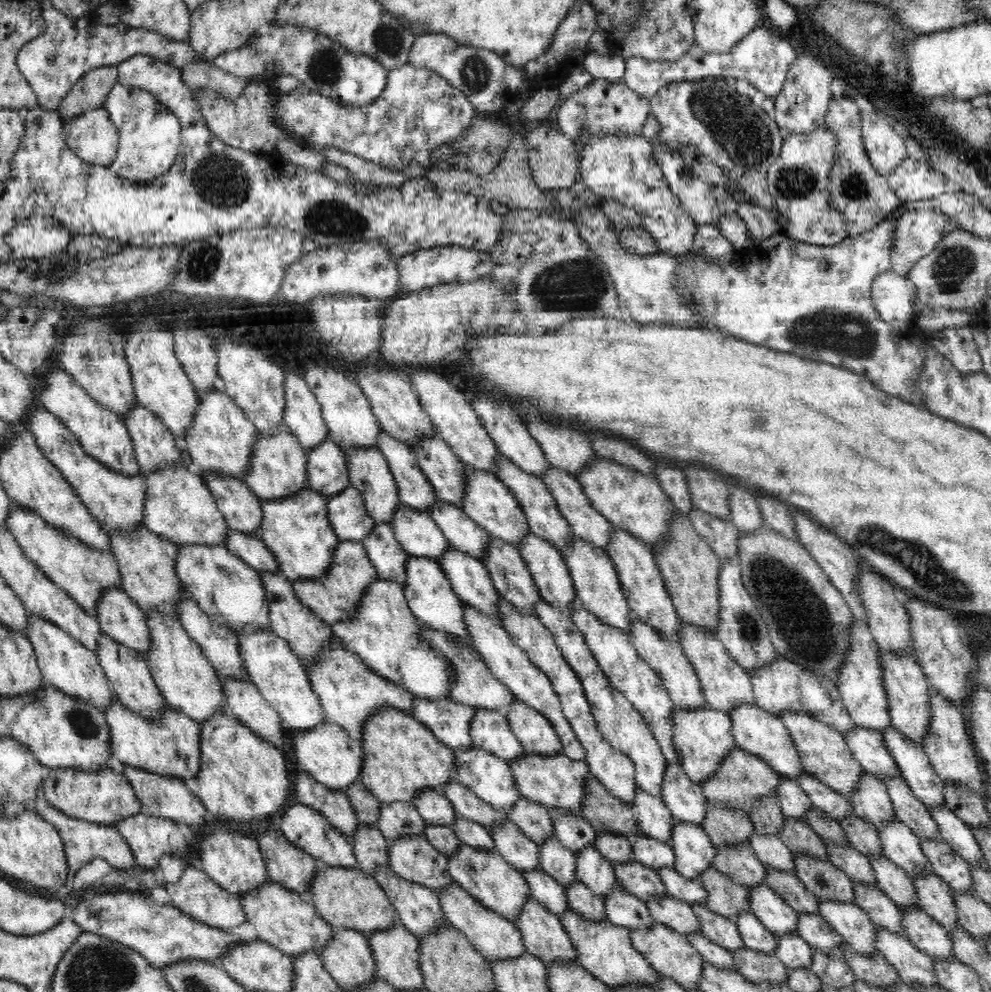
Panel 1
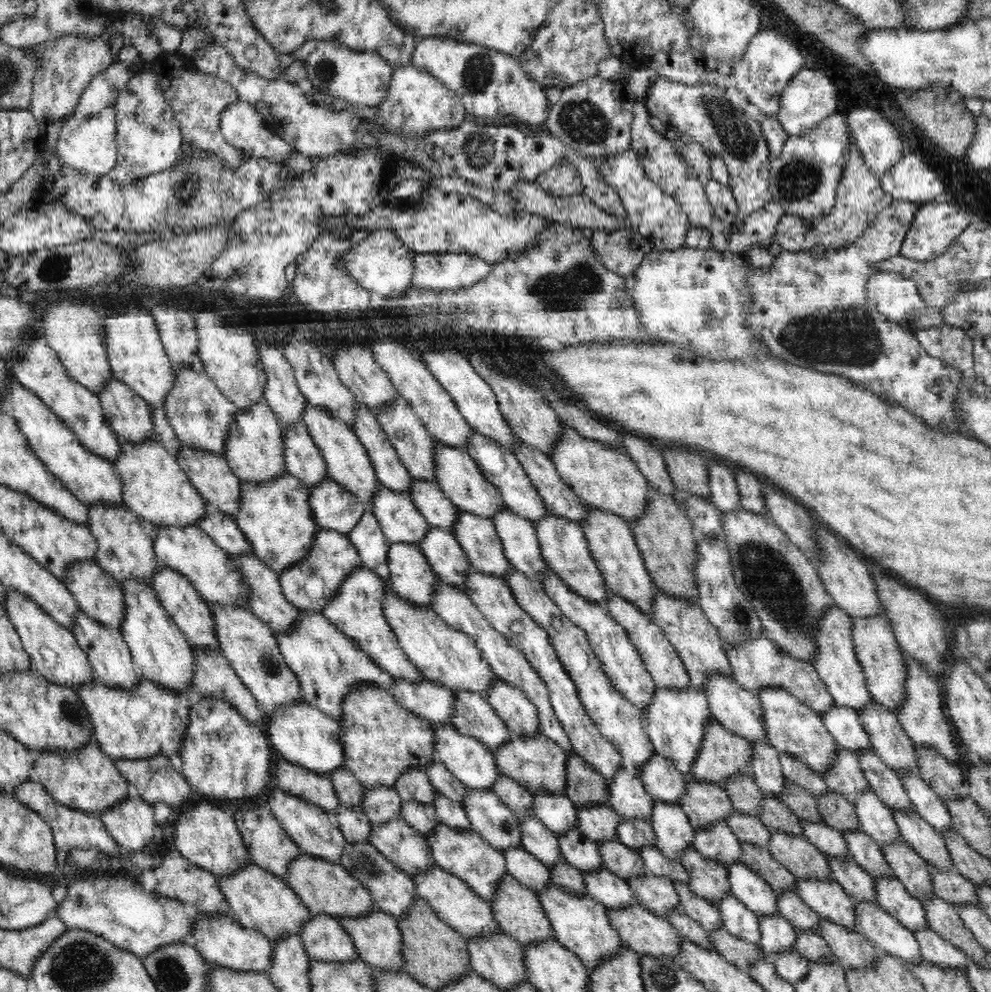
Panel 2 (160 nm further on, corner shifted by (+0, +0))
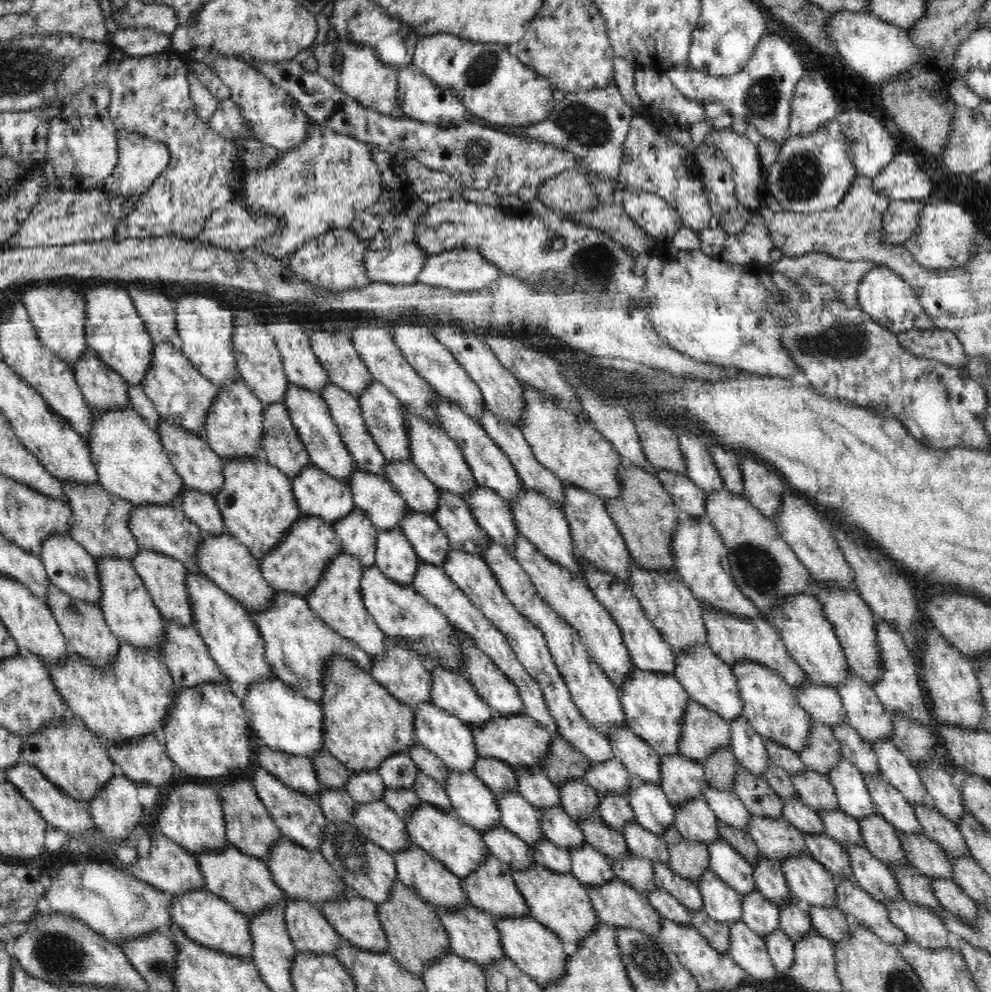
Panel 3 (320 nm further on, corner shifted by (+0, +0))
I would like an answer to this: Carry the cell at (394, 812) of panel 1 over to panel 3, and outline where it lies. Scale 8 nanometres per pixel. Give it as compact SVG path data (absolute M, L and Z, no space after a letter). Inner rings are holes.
M370 770L355 775L351 773L351 780L344 788L356 803L372 803L383 800L386 786L377 770Z

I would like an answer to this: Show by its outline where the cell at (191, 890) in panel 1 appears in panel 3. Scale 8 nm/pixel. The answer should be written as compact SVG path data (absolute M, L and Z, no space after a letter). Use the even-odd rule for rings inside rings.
M158 830L152 834L150 854L152 856L138 858L136 864L132 866L132 872L138 880L142 880L162 892L170 892L172 895L181 895L190 889L206 889L204 877L193 855L171 839L162 836Z

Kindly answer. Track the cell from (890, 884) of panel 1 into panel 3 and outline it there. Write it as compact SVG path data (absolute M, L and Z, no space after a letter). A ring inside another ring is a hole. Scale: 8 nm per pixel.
M822 809L817 812L822 819L825 833L829 838L836 840L842 847L848 848L848 844L865 846L864 834L860 825L842 809Z

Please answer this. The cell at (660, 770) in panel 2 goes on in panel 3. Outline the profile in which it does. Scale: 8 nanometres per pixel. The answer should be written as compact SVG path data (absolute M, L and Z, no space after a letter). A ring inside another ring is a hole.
M627 726L610 732L610 745L615 758L620 759L628 773L637 781L662 786L660 781L660 754Z

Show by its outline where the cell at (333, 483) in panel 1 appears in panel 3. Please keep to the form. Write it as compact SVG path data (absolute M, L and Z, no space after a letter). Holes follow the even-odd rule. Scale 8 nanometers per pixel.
M284 403L263 405L261 431L261 448L265 450L267 461L288 478L293 479L303 466L310 464L309 452L301 442Z

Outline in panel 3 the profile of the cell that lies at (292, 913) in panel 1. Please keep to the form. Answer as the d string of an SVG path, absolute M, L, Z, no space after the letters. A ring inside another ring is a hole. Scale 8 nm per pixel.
M231 843L218 852L204 852L192 854L204 877L205 888L220 898L228 901L234 909L250 918L262 909L282 903L286 906L288 898L284 896L265 865L263 859L244 854Z

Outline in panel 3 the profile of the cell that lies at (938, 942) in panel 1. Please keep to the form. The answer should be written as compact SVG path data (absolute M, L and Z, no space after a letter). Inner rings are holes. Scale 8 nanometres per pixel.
M848 844L845 852L850 859L854 881L874 899L884 904L902 897L897 880L888 865L875 858L867 847Z

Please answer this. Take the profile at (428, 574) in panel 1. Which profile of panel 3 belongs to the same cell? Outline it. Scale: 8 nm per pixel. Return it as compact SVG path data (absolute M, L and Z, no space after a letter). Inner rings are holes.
M398 527L379 529L376 541L375 565L390 579L413 586L420 558L410 541Z

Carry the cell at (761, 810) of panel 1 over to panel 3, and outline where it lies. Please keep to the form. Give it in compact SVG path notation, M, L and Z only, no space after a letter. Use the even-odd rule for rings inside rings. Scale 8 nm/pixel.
M718 748L704 761L704 777L712 788L734 793L734 778L736 778L738 766L740 764L731 749Z

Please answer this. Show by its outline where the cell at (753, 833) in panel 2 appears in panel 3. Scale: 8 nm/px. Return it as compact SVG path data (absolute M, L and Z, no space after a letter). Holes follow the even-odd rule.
M710 787L704 790L703 797L718 819L734 828L747 830L751 813L736 793Z

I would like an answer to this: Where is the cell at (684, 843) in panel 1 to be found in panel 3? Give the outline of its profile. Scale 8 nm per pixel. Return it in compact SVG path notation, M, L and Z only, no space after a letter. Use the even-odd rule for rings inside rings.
M635 780L625 797L640 826L661 838L665 828L673 826L675 809L661 786Z

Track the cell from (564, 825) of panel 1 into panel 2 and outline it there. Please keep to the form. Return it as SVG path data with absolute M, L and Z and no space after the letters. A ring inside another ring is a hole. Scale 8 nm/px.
M538 792L533 795L533 807L535 815L557 836L577 827L576 805L567 795Z

